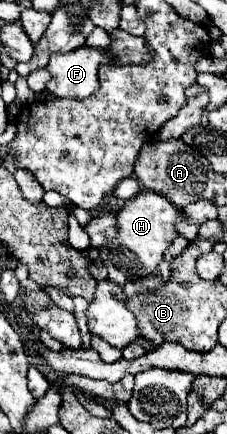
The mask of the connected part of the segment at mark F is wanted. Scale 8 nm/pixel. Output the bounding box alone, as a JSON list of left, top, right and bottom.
[45,47,111,101]

